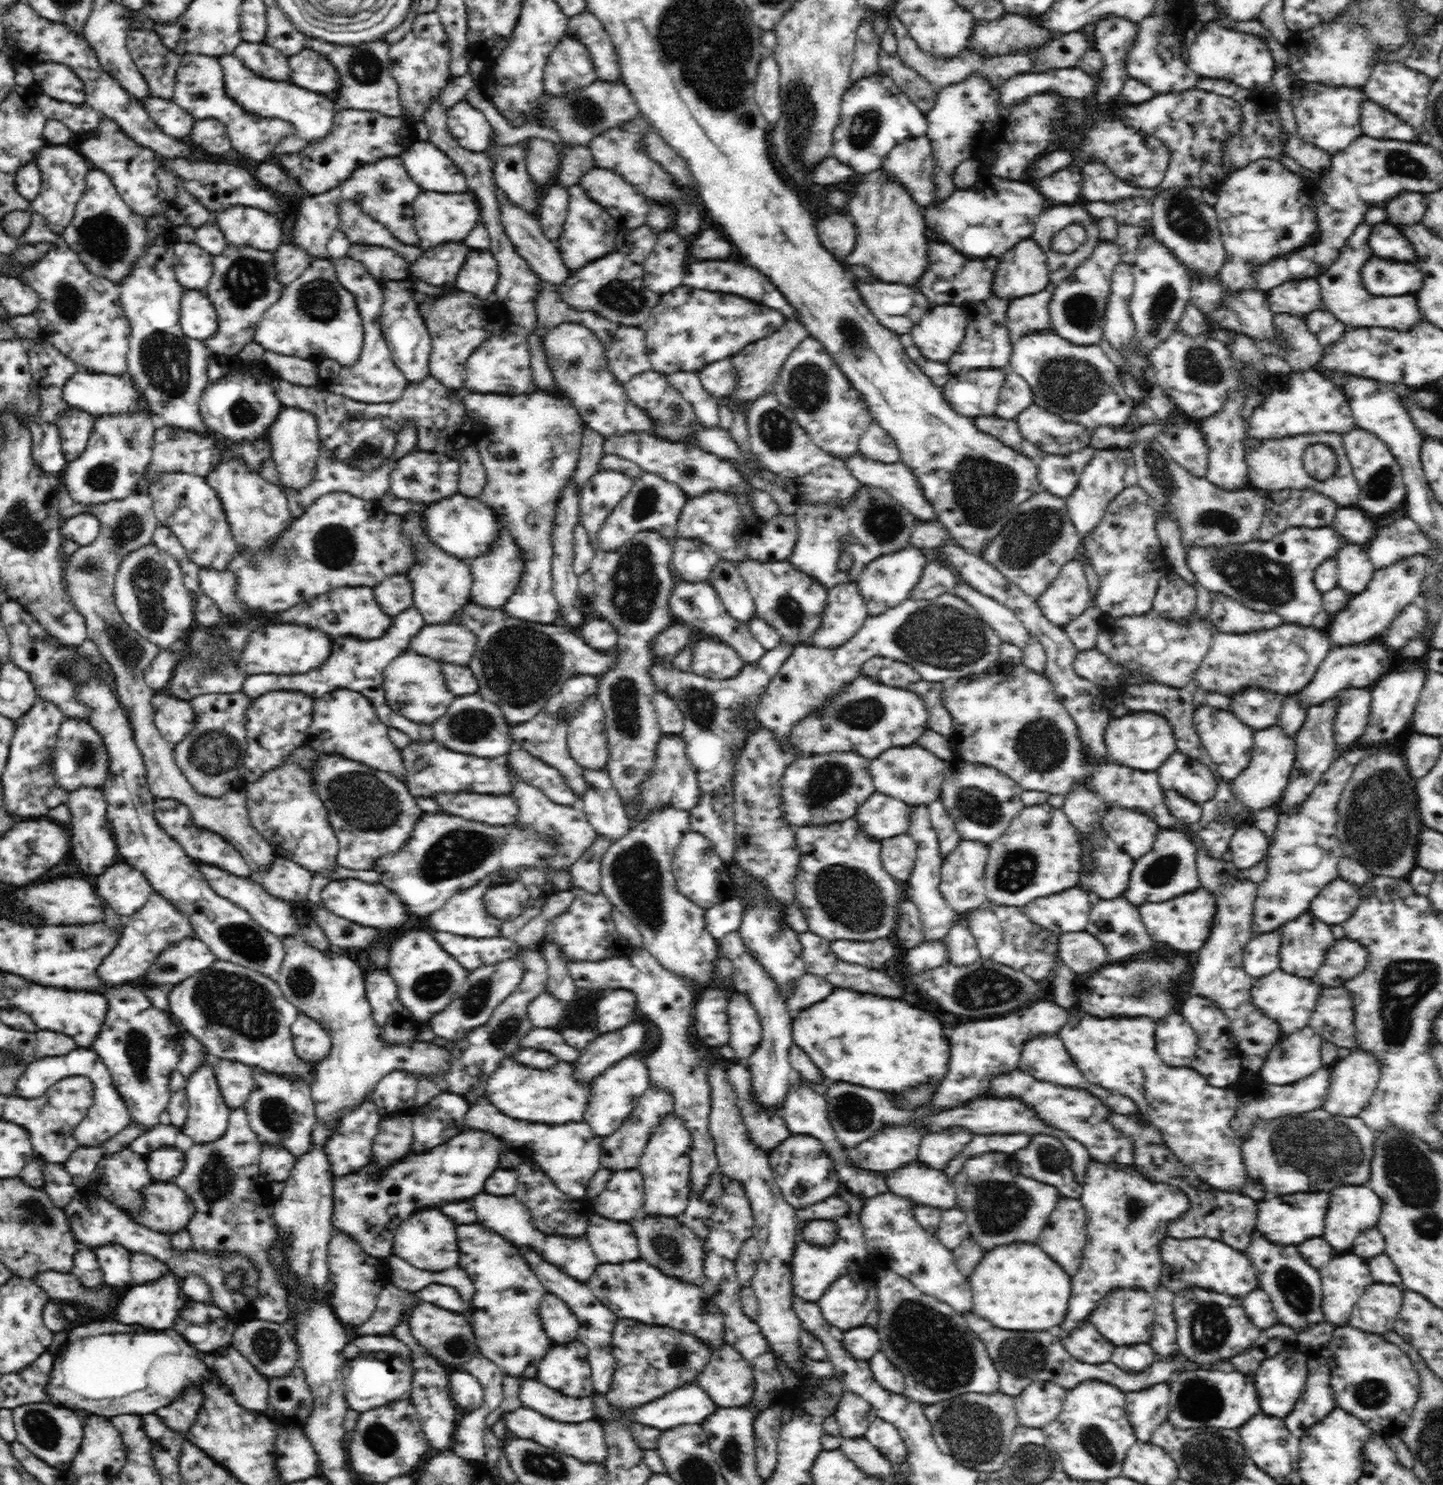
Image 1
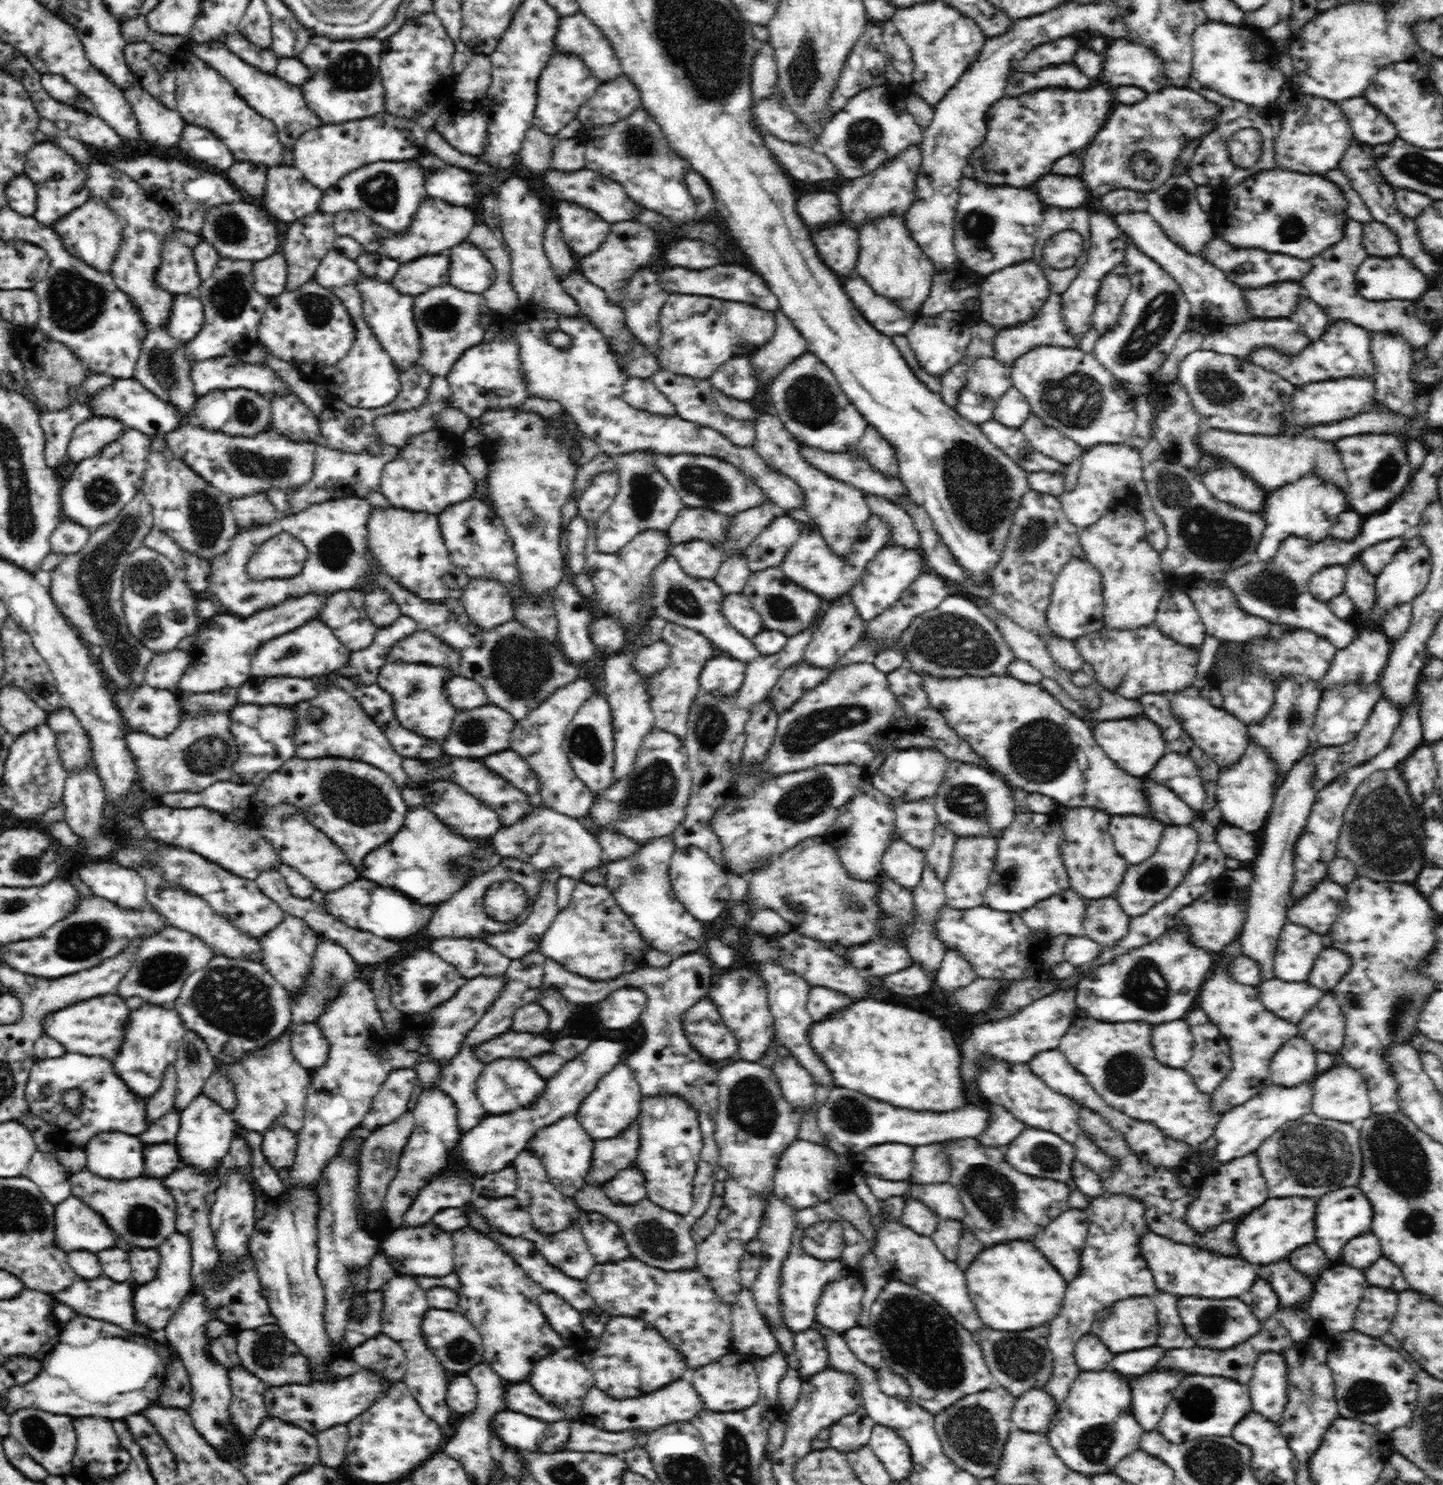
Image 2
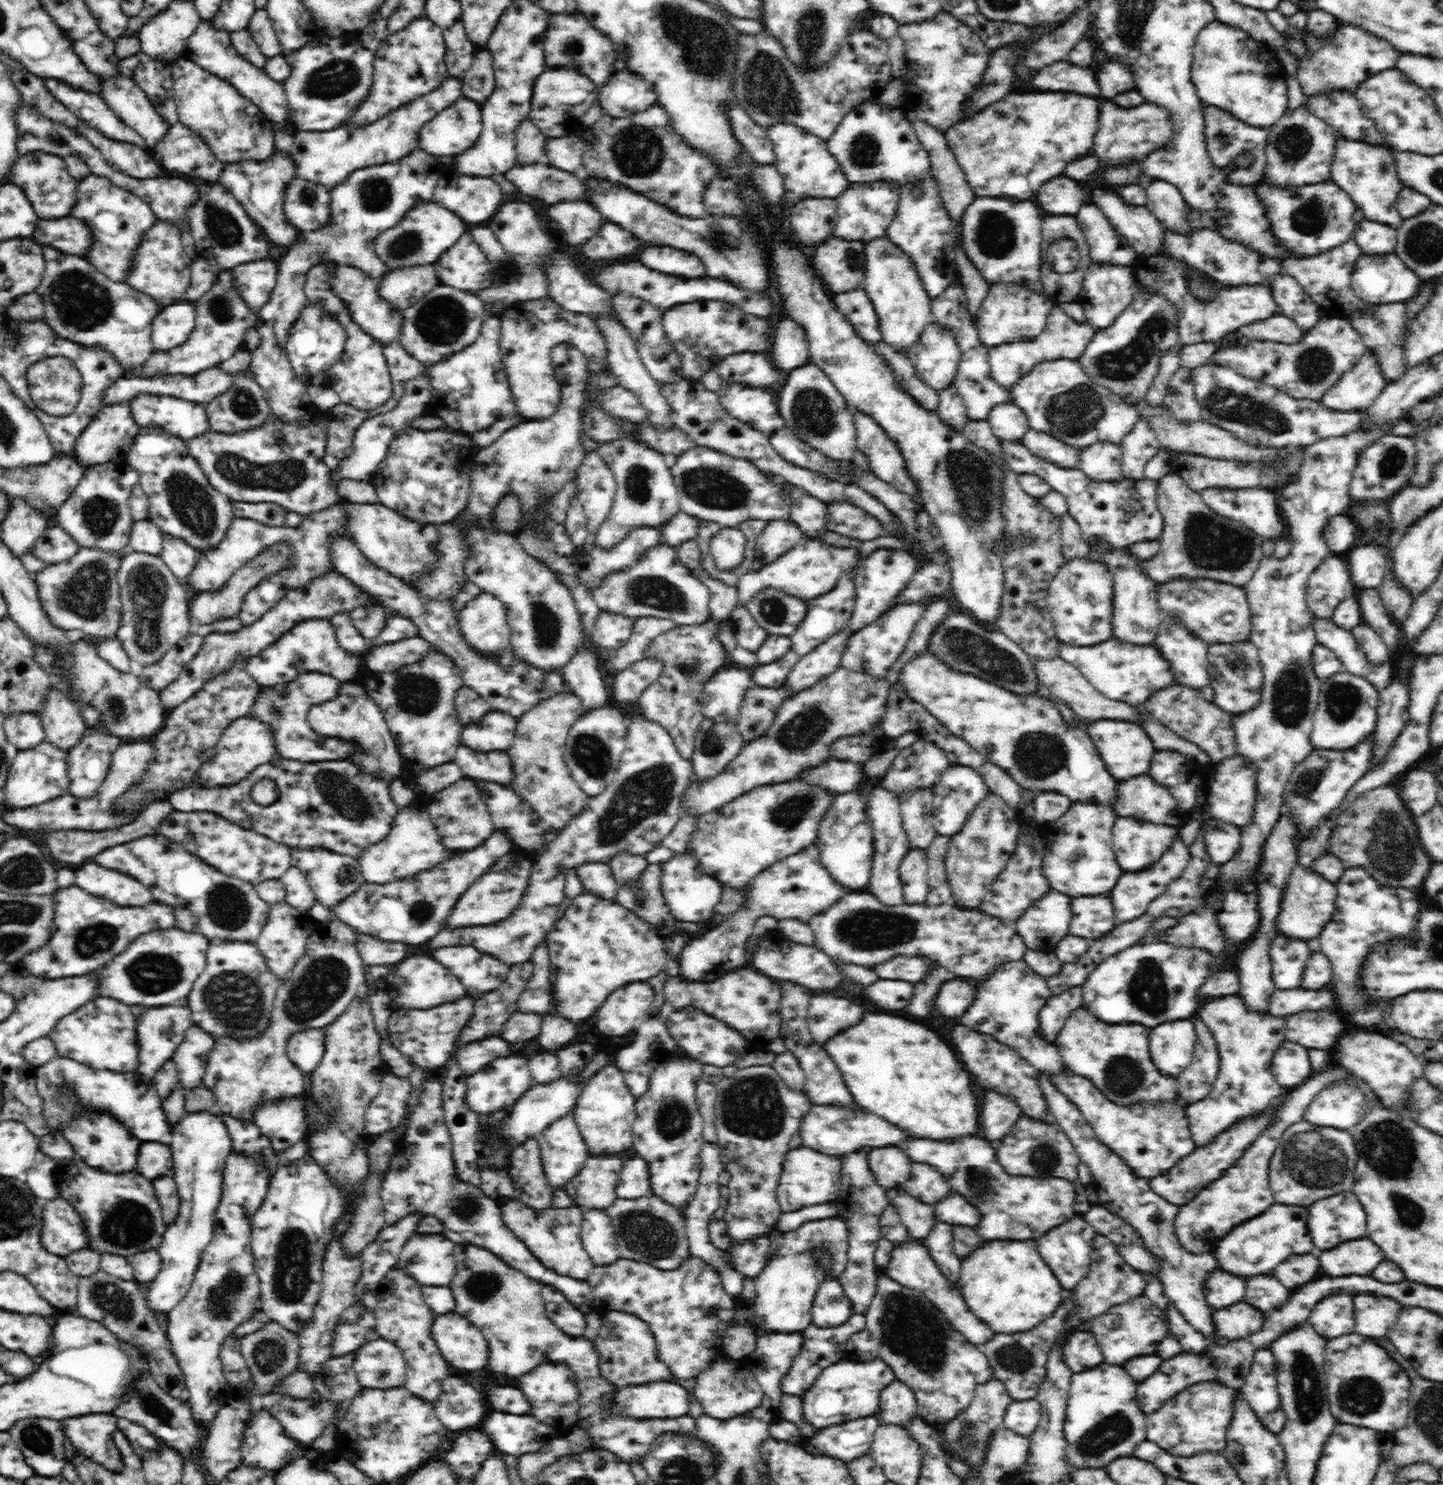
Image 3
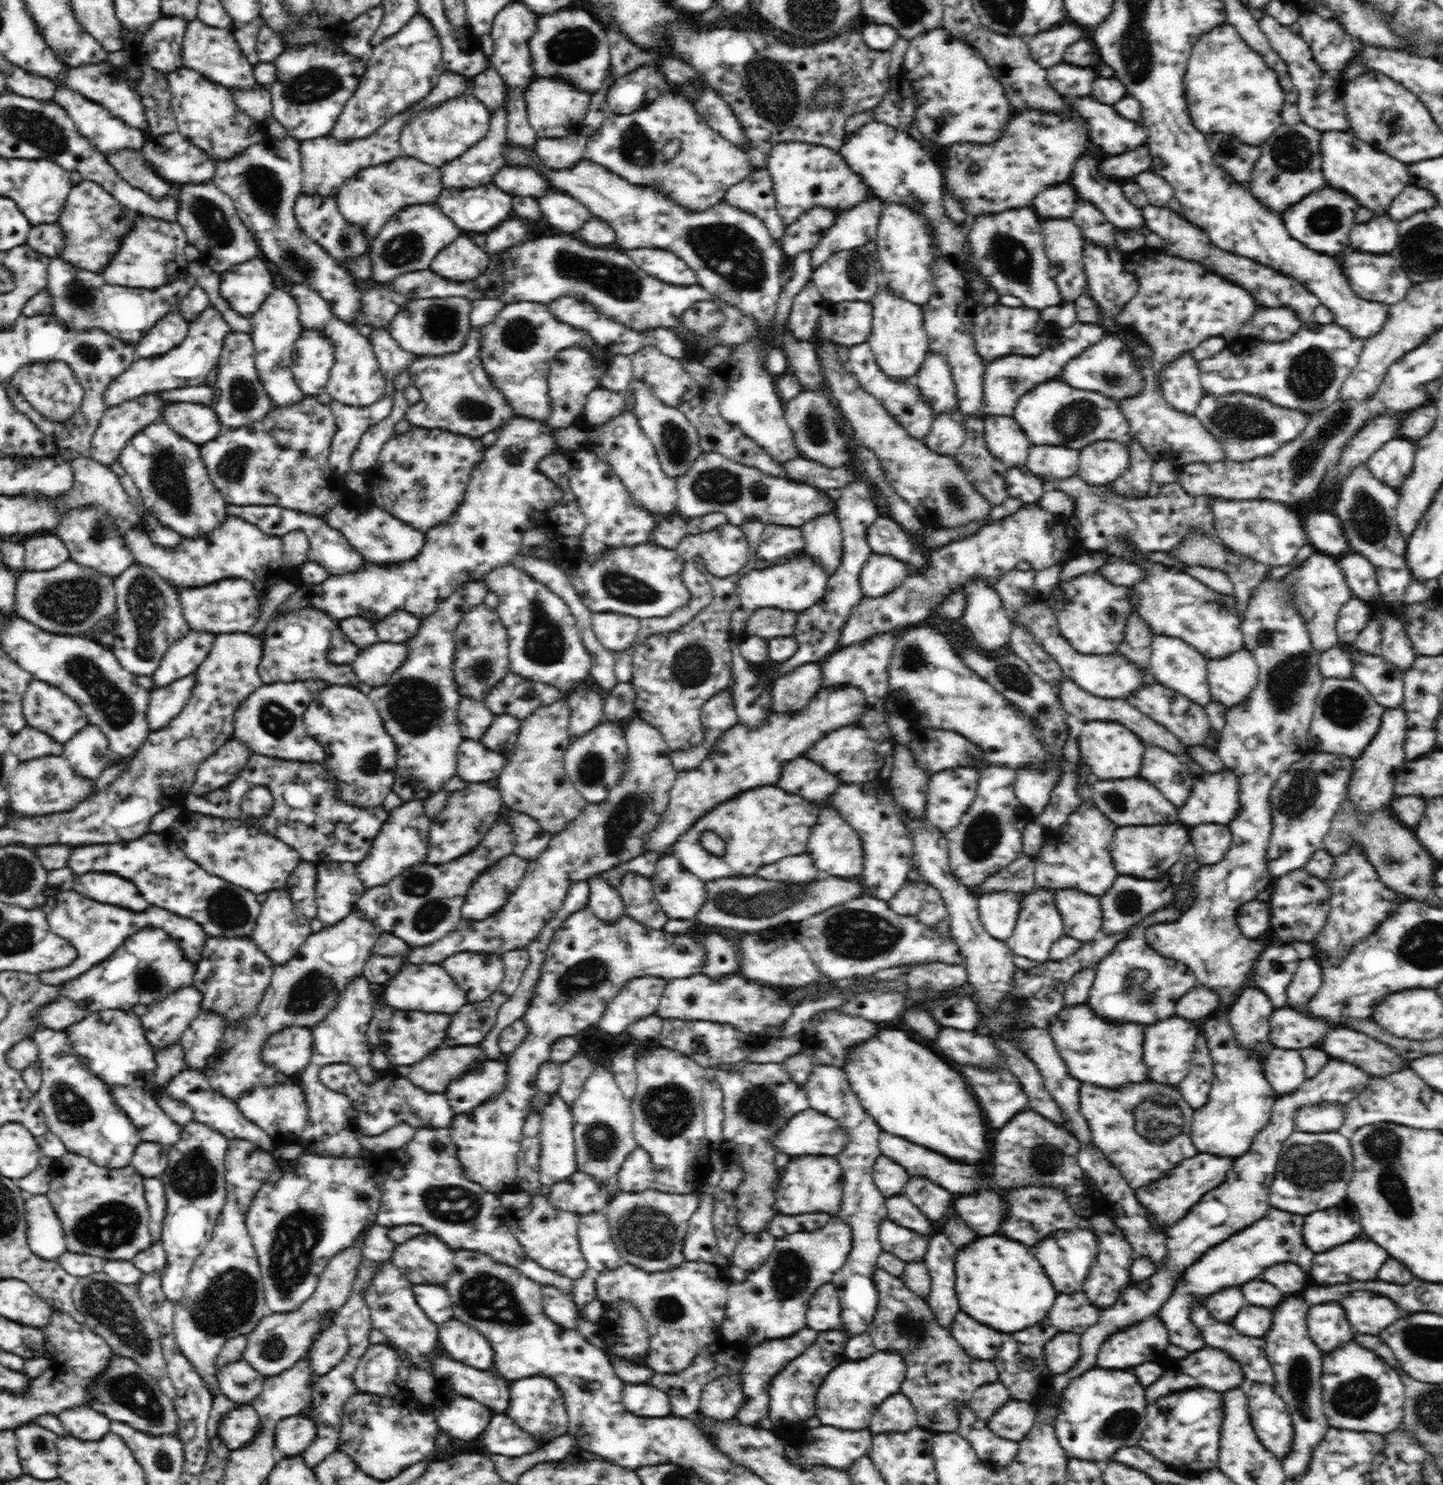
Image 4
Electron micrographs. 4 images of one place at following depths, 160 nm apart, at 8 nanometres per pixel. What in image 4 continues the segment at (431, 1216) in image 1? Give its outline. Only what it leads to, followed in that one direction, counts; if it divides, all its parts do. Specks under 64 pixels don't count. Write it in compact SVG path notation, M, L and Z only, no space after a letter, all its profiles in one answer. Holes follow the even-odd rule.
M424 1232L410 1237L406 1242L395 1245L390 1261L398 1270L407 1276L412 1284L440 1284L450 1278L455 1266L454 1250L448 1248L444 1242Z

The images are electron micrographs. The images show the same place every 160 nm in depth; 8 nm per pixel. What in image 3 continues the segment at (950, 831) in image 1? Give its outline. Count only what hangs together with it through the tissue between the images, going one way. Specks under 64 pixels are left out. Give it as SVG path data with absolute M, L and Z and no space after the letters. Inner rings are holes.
M937 834L931 846L925 848L928 856L928 890L925 903L927 906L942 906L952 904L954 898L945 868L945 857L950 843L950 837Z

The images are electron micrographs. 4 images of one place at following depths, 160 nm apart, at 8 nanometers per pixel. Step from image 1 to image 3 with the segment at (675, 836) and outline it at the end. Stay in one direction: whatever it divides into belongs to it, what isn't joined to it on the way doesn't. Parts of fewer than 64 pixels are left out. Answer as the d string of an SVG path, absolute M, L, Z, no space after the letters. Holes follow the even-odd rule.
M660 863L649 864L634 886L618 886L617 900L624 909L651 926L672 924L674 918L667 908L667 900L660 891L663 868Z

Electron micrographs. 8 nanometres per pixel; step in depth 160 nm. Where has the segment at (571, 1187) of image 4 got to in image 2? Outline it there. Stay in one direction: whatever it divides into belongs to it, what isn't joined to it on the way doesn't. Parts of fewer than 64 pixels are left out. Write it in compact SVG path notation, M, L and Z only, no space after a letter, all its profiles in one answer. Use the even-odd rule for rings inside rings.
M636 1120L628 1130L609 1139L595 1141L591 1170L588 1170L584 1185L602 1186L612 1180L621 1170L636 1167L640 1148L639 1124Z

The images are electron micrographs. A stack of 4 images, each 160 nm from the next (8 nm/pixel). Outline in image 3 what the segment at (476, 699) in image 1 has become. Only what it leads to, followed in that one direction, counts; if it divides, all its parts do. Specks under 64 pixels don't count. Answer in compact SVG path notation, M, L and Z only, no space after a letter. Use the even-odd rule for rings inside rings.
M490 710L479 721L462 726L461 744L479 752L507 751L515 735L517 718Z

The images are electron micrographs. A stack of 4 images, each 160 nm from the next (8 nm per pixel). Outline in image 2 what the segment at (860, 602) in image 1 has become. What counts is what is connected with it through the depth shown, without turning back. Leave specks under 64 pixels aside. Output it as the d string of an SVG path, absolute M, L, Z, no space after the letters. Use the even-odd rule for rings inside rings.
M848 595L839 601L834 601L827 608L819 627L813 632L812 642L808 644L802 661L807 662L808 666L816 666L816 669L833 667L846 651L852 650L852 647L862 640L860 634L866 630L866 624L867 622L856 612L856 607L849 600Z

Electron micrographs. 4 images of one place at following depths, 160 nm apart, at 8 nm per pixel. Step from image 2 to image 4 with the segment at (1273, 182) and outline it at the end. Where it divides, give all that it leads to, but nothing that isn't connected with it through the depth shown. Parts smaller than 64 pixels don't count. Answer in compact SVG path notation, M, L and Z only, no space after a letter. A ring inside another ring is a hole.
M1322 187L1284 210L1281 218L1292 238L1310 250L1334 257L1351 247L1349 234L1354 224L1361 222L1361 219L1356 220L1356 216L1360 216L1360 206L1361 204L1348 193L1332 187Z

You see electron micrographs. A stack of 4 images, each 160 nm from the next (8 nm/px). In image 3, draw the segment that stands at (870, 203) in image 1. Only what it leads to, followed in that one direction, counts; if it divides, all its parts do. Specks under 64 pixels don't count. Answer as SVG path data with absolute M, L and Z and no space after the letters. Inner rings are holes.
M886 234L865 243L865 278L862 286L879 318L882 333L880 341L900 353L910 355L909 350L916 344L925 326L932 323L932 298L928 297L926 289L920 283L912 258L900 246L890 242Z

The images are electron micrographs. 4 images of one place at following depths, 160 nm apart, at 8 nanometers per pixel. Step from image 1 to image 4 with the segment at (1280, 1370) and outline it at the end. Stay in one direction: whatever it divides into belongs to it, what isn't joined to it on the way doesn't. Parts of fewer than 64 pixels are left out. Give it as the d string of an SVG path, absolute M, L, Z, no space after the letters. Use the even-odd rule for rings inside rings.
M1246 1379L1241 1390L1247 1395L1251 1423L1258 1441L1283 1463L1292 1450L1294 1435L1288 1405L1268 1384Z

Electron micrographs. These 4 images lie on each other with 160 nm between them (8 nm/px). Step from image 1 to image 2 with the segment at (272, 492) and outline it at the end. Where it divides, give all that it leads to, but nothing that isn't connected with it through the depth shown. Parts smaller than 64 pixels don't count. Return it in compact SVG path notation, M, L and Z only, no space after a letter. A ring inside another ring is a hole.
M264 495L232 499L230 505L232 505L233 516L235 516L240 529L249 529L259 524L268 525L276 519L275 506Z

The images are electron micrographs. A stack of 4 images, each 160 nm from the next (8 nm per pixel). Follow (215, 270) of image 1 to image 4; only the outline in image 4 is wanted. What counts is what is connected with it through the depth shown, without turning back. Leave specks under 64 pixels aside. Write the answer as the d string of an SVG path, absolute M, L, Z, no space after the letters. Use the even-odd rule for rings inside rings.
M210 304L189 322L186 338L178 346L156 358L137 360L128 370L120 374L120 377L112 381L104 394L106 408L122 406L124 402L130 402L150 394L159 395L161 392L170 392L176 388L204 386L208 374L219 362L224 338L227 338L231 332L220 312Z

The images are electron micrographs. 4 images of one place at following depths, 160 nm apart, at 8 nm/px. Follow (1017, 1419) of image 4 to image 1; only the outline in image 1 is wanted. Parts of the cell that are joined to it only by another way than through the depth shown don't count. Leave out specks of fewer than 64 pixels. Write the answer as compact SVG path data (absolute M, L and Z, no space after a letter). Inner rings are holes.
M1036 1381L1014 1397L1016 1416L1020 1425L1042 1429L1058 1418L1067 1398L1067 1390L1054 1382Z

